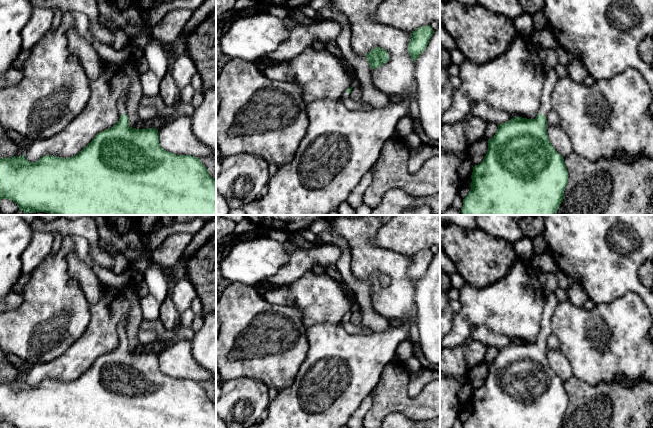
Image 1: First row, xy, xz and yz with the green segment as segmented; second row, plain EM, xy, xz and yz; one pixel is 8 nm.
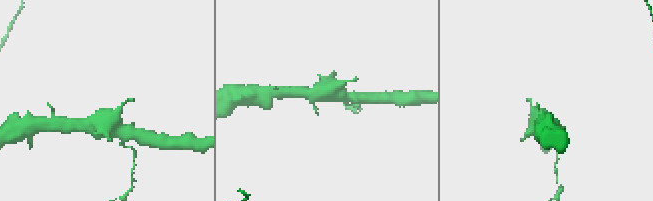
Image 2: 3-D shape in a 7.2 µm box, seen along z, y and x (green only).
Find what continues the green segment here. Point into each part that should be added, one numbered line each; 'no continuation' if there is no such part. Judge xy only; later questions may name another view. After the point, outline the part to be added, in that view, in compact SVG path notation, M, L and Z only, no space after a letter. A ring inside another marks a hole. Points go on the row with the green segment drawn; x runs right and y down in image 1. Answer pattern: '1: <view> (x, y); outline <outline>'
1: xy (121, 104); outline M124 95L120 98L120 101L118 102L118 109L119 109L120 116L126 113L126 105L125 105L126 99L127 96Z

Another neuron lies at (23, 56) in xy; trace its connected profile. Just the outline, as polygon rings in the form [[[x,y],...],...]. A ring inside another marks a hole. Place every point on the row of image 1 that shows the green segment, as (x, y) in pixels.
[[[22,49],[18,57],[14,60],[13,67],[21,70],[29,57],[30,57],[30,51]]]

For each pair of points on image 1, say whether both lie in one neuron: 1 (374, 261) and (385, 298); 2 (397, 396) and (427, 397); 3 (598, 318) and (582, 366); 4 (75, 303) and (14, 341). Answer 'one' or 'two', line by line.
1: one
2: one
3: one
4: one

